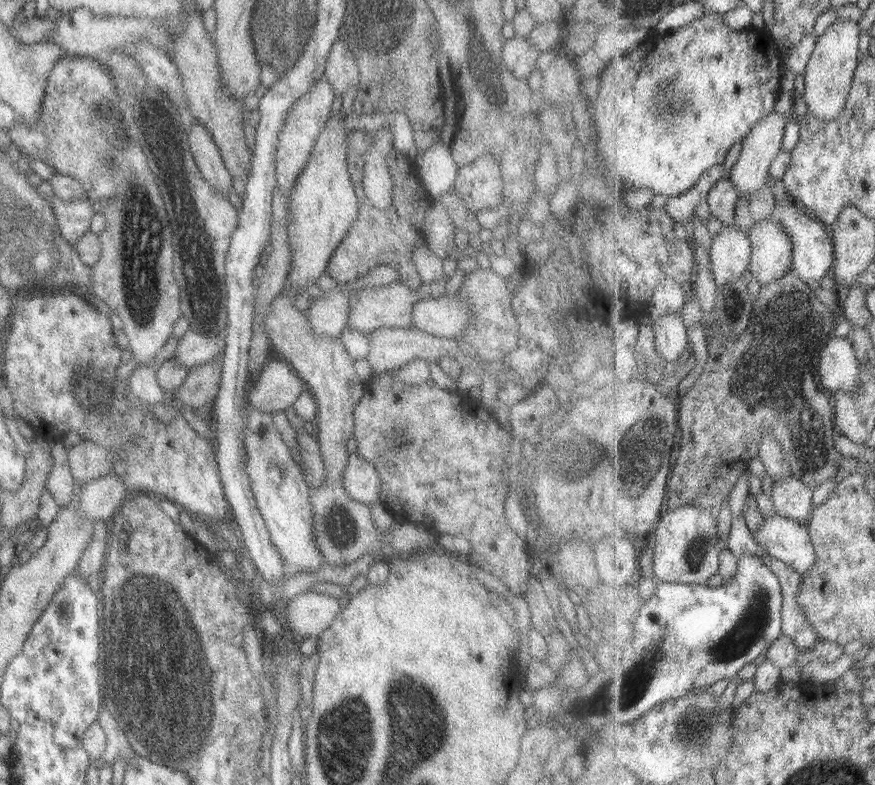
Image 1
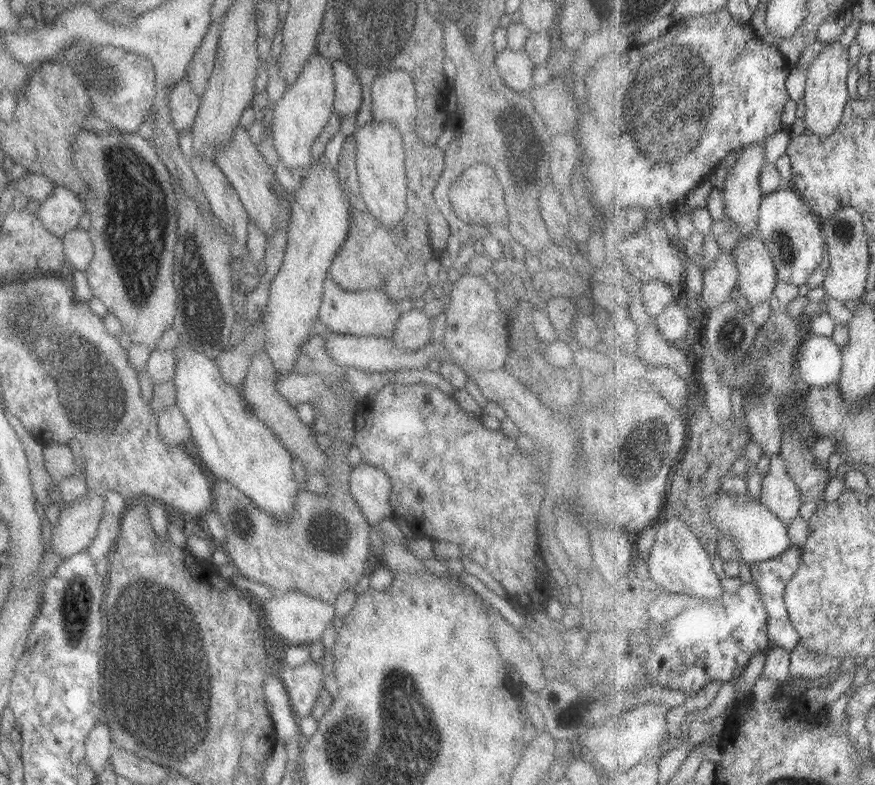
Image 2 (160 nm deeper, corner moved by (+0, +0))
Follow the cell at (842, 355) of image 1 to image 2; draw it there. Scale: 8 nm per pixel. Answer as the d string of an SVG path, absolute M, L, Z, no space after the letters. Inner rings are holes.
M811 335L801 347L797 374L806 387L839 384L842 371L842 348L831 337Z

